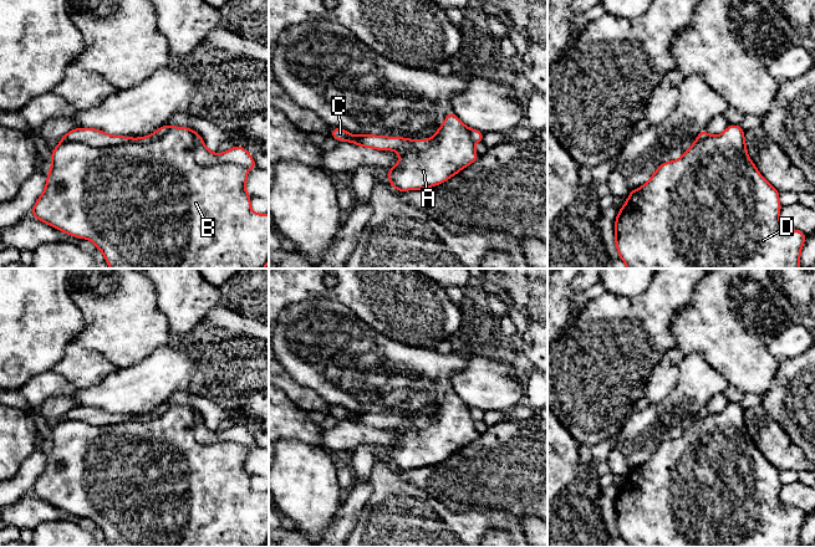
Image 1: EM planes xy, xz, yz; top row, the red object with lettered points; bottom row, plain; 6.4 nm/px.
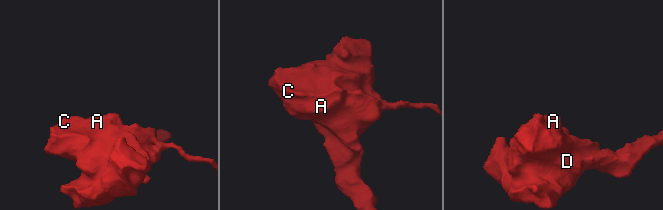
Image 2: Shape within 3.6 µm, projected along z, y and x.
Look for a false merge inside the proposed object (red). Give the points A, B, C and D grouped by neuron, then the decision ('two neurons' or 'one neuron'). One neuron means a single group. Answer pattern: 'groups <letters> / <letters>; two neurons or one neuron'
groups A B D / C; two neurons

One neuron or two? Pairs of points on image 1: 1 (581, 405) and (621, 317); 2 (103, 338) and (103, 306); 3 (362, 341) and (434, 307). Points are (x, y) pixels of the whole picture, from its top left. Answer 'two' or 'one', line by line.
1: one
2: one
3: two

